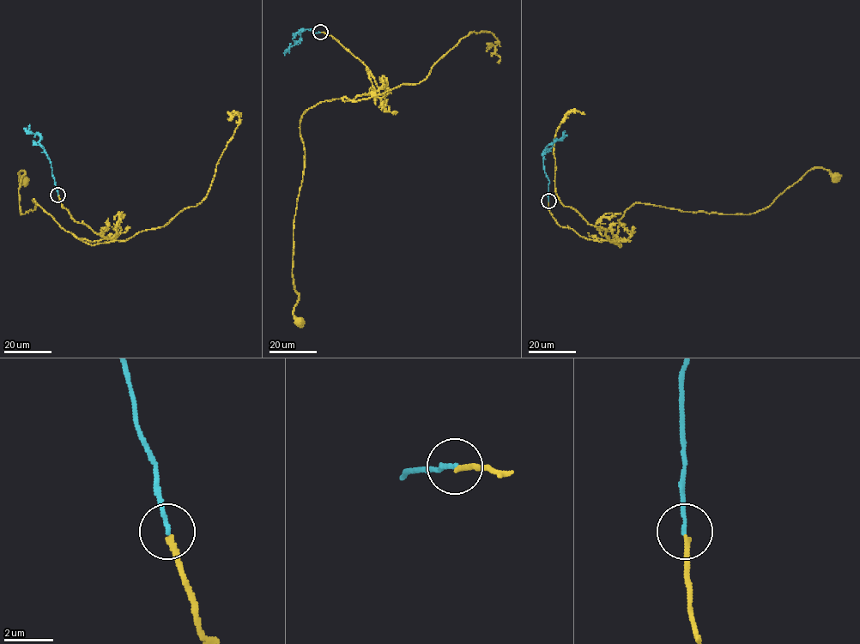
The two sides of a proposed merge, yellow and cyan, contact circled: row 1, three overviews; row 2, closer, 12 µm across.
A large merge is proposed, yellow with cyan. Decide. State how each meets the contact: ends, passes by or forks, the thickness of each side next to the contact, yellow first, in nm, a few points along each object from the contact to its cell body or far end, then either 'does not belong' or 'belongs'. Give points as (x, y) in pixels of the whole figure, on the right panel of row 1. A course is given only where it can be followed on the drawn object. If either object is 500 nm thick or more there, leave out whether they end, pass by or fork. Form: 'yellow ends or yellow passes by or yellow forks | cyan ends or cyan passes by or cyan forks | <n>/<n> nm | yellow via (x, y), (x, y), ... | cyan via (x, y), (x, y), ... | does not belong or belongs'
yellow ends | cyan ends | 200/160 nm | yellow via (548, 201), (560, 226), (614, 243), (619, 221), (636, 203), (751, 214), (812, 169), (834, 177) | cyan via (548, 201), (549, 179), (542, 164), (542, 152), (554, 141), (563, 137), (565, 131) | does not belong

